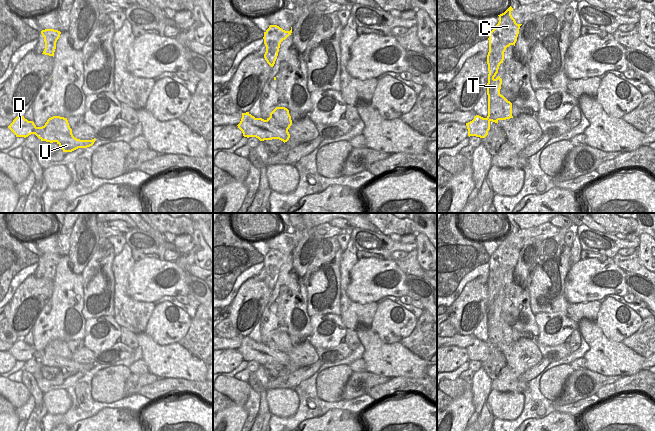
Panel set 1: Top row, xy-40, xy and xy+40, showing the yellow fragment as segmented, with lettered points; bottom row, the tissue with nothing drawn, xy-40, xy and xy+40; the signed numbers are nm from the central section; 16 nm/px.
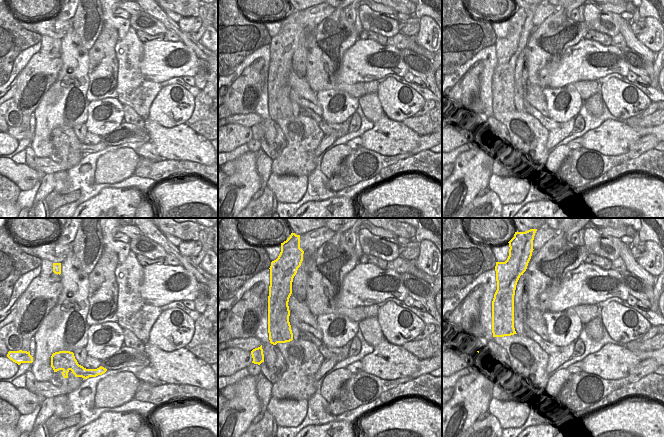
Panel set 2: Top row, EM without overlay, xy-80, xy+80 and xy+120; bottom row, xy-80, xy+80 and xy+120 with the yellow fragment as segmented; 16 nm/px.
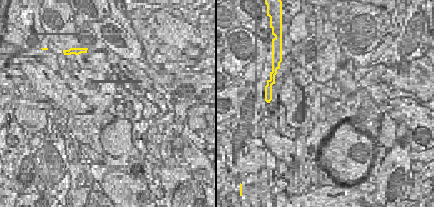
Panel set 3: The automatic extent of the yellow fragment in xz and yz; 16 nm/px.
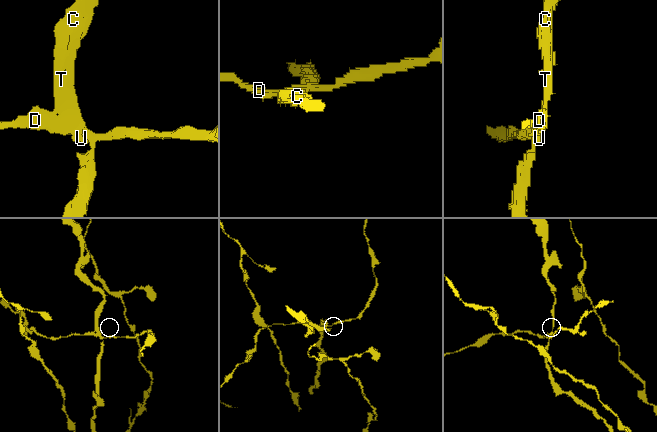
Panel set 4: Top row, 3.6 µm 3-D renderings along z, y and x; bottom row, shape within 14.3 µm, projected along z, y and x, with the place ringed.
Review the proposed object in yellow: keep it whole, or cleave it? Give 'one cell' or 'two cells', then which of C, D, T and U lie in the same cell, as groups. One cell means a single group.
two cells; groups C T / D U

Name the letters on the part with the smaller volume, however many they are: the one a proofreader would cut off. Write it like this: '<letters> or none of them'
D, U

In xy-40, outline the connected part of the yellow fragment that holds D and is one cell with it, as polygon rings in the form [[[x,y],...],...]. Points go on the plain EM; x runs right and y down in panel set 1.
[[[17,340],[8,352],[16,361],[28,361],[35,358],[41,365],[56,366],[63,376],[72,376],[78,372],[87,372],[94,368],[92,364],[80,364],[75,361],[67,361],[61,354],[58,354],[51,345],[47,344],[44,350],[37,351],[33,345],[28,345],[24,340]]]

